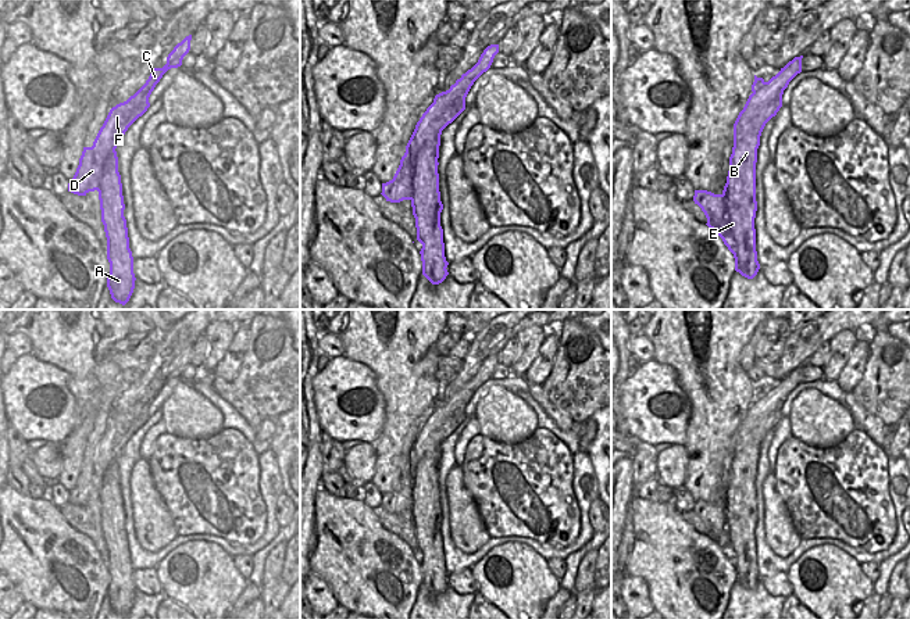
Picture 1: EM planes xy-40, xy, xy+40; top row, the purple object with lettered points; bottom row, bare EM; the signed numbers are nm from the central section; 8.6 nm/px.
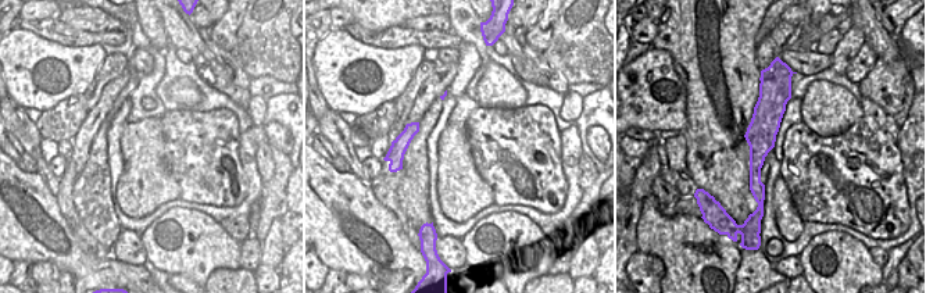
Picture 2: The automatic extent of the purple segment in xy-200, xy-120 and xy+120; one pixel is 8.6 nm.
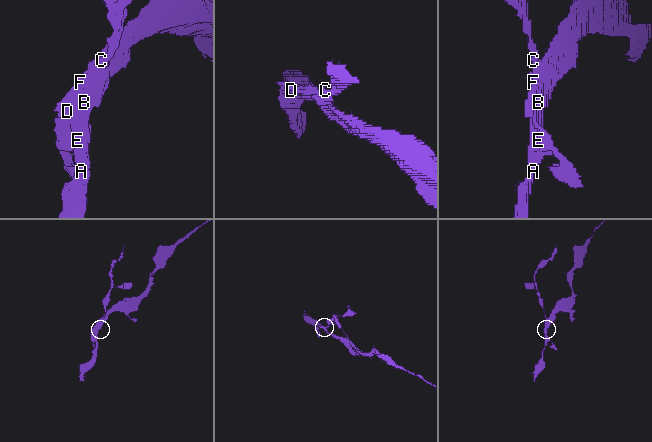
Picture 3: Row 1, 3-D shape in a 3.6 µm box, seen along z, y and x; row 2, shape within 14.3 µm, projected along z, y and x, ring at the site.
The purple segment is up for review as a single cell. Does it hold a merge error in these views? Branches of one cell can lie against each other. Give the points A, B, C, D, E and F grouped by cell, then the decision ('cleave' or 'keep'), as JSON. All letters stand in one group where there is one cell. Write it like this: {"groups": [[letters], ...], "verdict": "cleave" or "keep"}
{"groups": [["A", "B", "E"], ["C", "D", "F"]], "verdict": "cleave"}

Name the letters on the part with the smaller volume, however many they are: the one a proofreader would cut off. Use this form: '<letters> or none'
C, D, F

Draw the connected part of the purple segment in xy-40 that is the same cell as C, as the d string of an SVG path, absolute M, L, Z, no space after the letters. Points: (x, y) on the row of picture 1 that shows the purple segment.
M192 35L186 36L178 43L167 57L167 64L163 68L154 68L146 80L146 83L126 101L113 107L100 128L93 146L83 147L79 158L79 165L72 180L68 183L68 192L86 196L89 192L99 192L99 200L101 200L101 173L108 155L115 151L118 143L122 140L121 130L128 118L133 115L138 105L144 105L146 111L150 107L149 97L160 82L163 75L171 69L182 65L183 57L190 50Z

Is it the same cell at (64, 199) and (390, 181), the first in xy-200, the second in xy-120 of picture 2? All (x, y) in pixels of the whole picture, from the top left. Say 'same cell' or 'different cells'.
same cell

